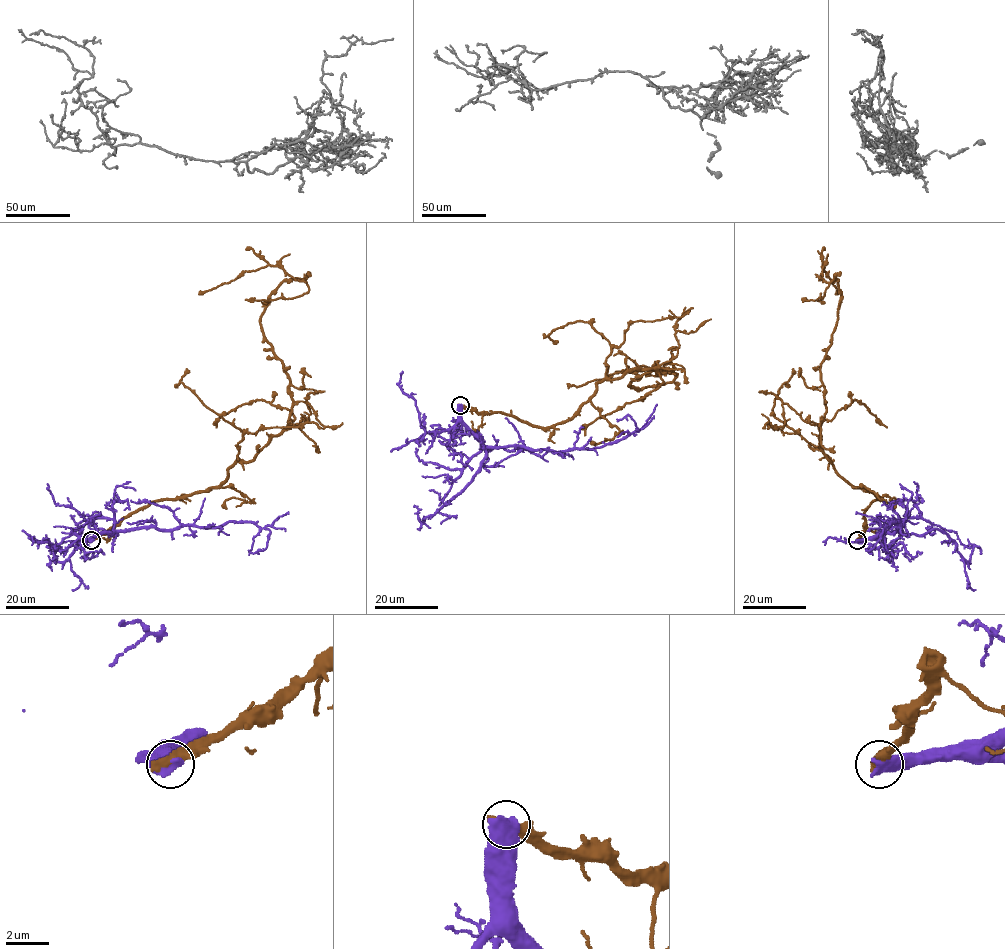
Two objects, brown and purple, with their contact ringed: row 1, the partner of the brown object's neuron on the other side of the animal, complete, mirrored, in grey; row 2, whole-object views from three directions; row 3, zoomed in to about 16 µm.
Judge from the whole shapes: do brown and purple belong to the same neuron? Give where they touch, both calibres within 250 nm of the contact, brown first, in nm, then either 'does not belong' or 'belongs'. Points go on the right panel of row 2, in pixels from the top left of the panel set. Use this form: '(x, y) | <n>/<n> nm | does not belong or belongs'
(857, 540) | 480/750 nm | does not belong

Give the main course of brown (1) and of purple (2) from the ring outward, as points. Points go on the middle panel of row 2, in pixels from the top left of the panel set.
1: (460, 405), (554, 426), (605, 378), (658, 370), (633, 380), (636, 389), (675, 375), (567, 383)
2: (460, 405), (461, 421), (485, 445), (524, 446), (556, 452), (617, 442), (638, 431), (627, 415), (616, 419)

